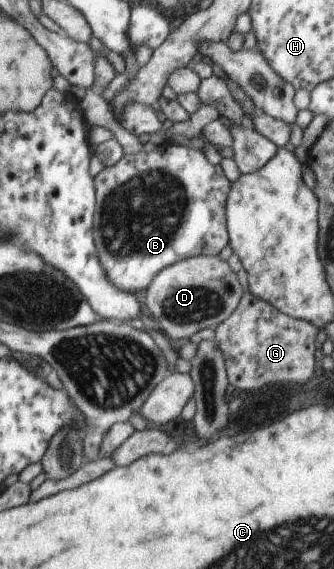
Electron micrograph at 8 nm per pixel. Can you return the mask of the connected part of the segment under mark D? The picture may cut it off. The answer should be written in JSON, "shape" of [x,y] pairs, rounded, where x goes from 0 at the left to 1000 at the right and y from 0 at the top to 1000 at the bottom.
{"shape":[[[587,448],[491,469],[476,482],[467,482],[467,487],[446,496],[437,527],[428,533],[461,559],[470,580],[506,596],[542,598],[542,592],[572,592],[590,582],[638,580],[656,573],[707,543],[719,524],[749,513],[746,504],[734,504],[734,497],[722,497],[722,483],[710,483],[710,476],[698,476],[698,469],[686,469],[686,462],[674,455],[659,455],[653,450]]]}

